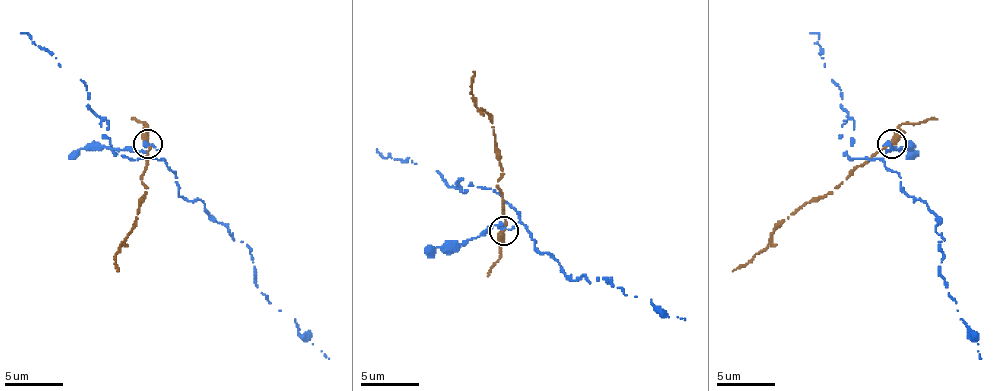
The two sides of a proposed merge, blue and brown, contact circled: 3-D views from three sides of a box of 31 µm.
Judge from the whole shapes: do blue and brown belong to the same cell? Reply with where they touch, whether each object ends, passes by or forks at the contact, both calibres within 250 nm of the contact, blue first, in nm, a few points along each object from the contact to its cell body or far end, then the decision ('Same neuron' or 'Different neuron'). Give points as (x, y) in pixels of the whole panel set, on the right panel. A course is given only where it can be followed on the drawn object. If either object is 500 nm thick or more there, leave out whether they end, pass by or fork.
Place: (892, 144). At the ring blue passes by. At the ring brown passes by. Thickness 260 nm (blue) against 300 nm. Course of blue: (889, 144), (884, 165), (942, 220), (939, 276), (980, 358). Course of brown: (892, 144), (863, 162), (843, 182), (811, 200), (778, 226), (773, 241), (732, 270). Different neuron

